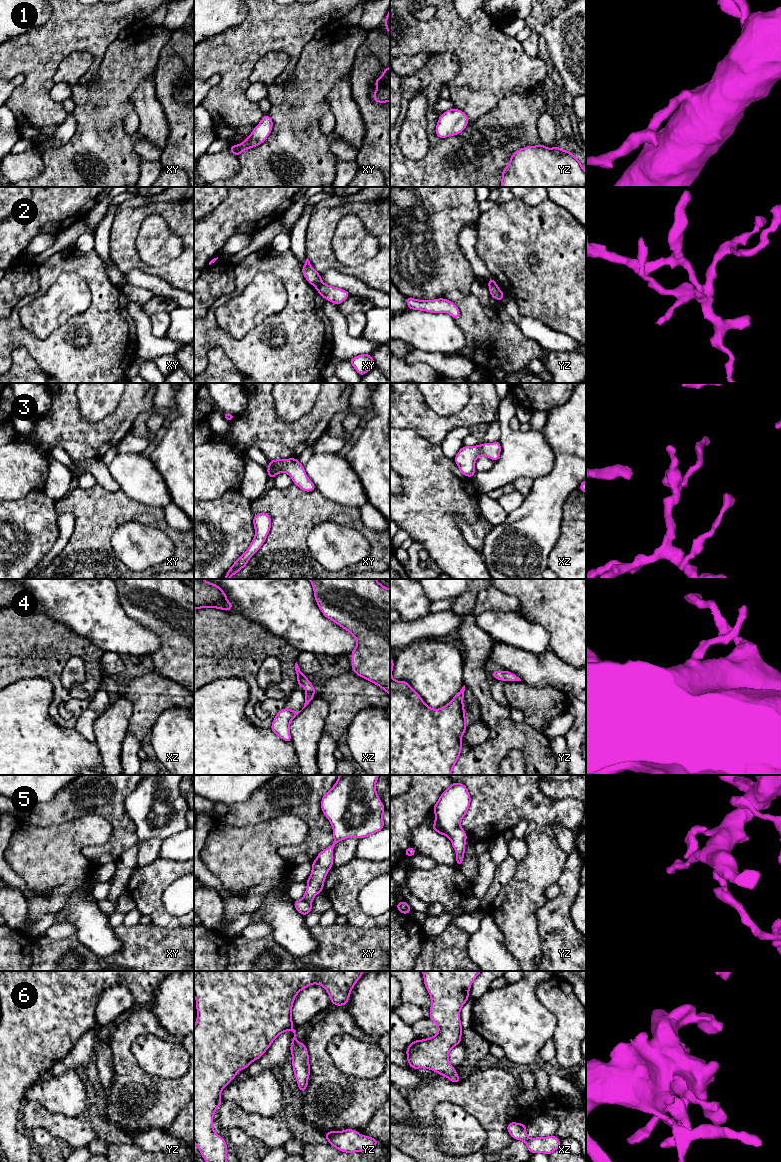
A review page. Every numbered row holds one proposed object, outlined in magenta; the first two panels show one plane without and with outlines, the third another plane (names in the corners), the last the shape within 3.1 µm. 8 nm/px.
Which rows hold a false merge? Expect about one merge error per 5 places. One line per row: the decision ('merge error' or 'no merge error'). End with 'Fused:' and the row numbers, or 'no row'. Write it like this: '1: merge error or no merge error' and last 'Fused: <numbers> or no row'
1: no merge error
2: merge error
3: no merge error
4: no merge error
5: no merge error
6: no merge error
Fused: 2

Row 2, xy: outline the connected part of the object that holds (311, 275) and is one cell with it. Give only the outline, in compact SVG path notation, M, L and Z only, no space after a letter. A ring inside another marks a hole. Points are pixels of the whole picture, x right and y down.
M308 258L306 259L305 264L302 267L302 274L305 279L315 288L321 285L321 275L311 266Z

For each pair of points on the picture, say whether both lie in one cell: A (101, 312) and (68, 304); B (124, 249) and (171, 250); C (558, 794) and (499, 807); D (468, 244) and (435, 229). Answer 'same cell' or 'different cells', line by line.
A: different cells
B: different cells
C: different cells
D: different cells

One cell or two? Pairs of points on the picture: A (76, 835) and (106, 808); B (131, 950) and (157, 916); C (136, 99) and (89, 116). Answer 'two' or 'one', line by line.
A: two
B: two
C: two

